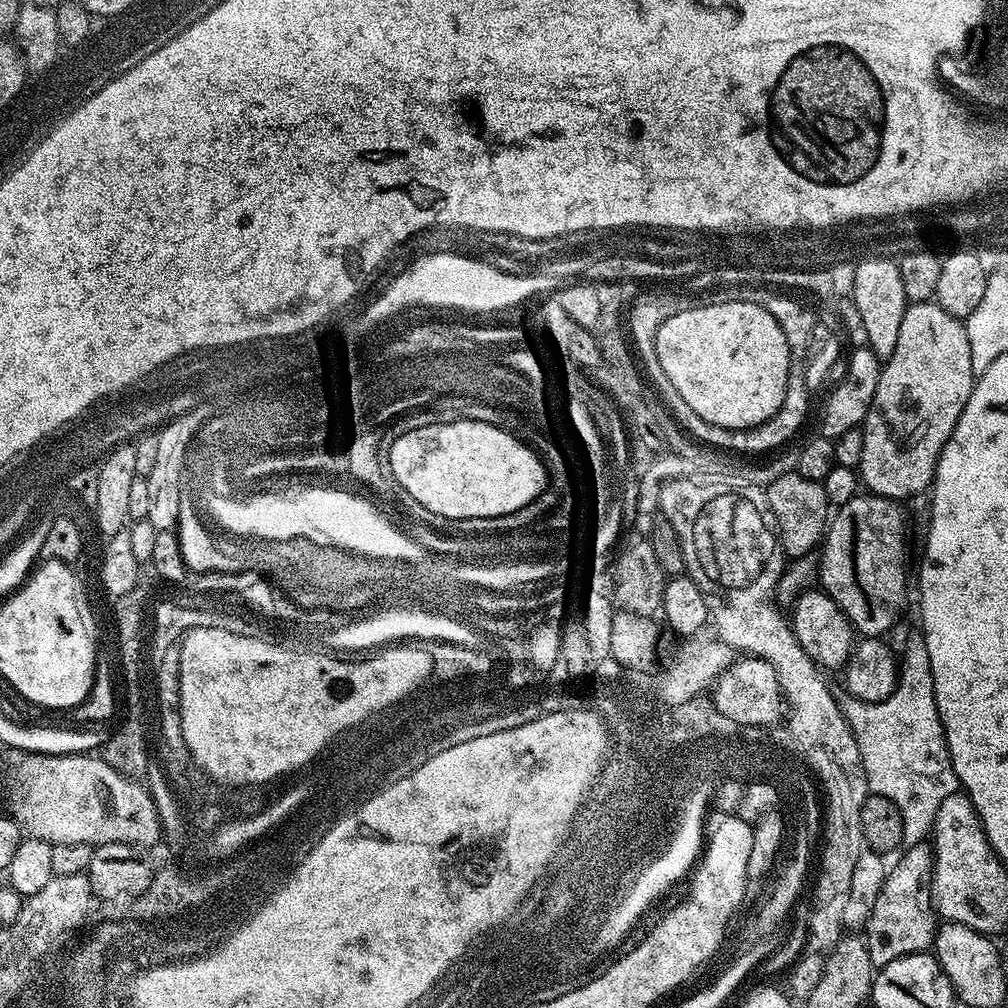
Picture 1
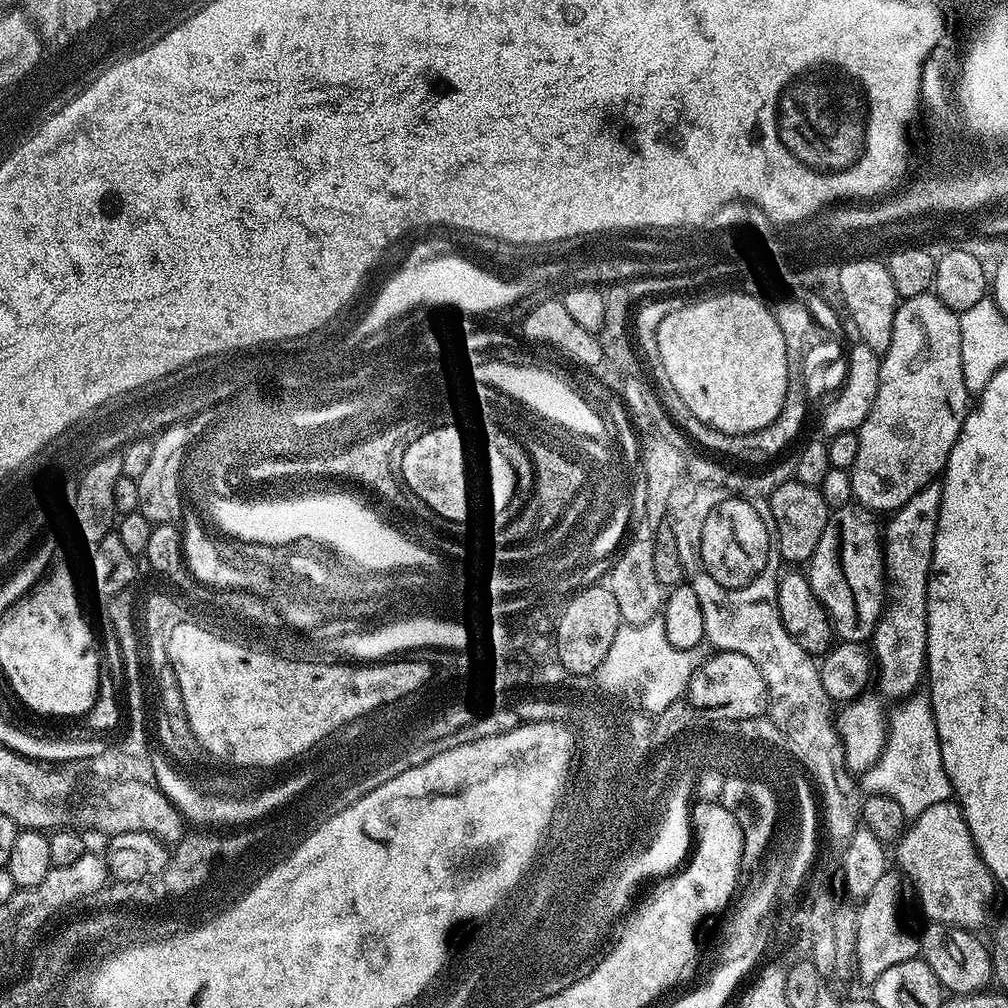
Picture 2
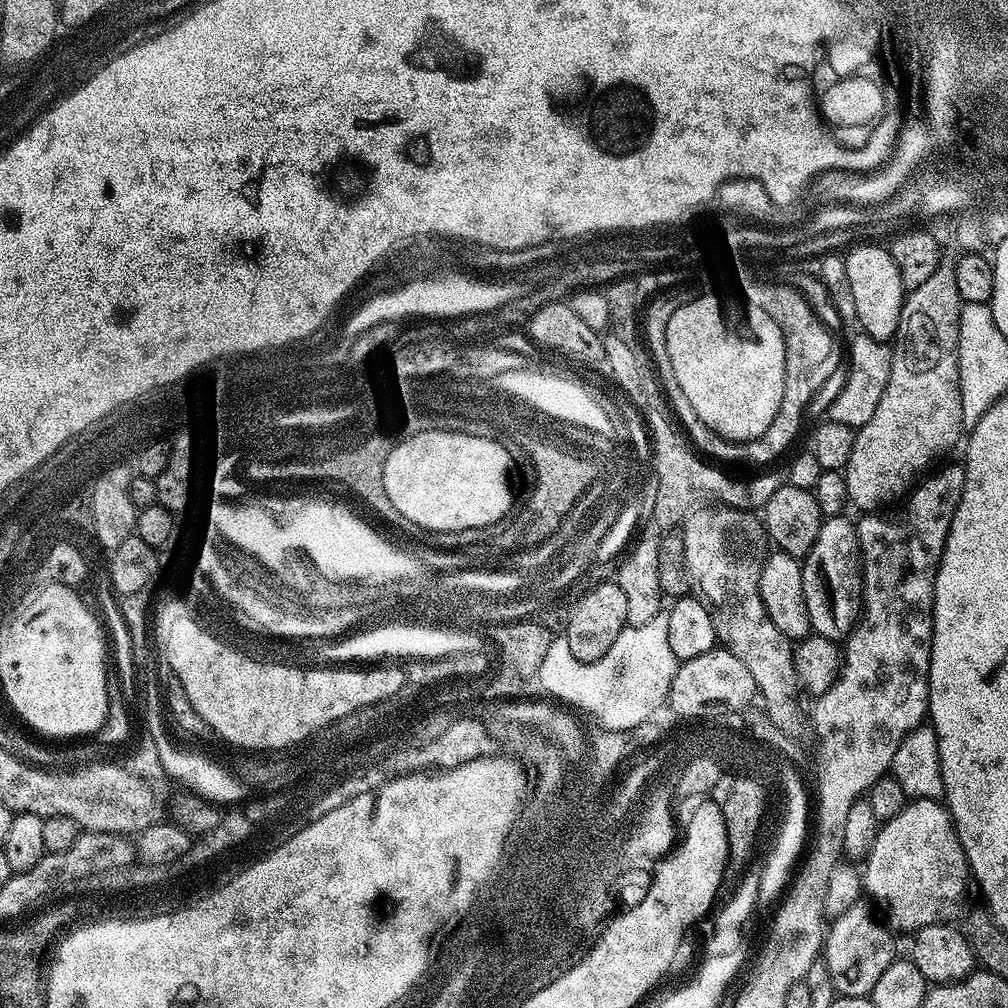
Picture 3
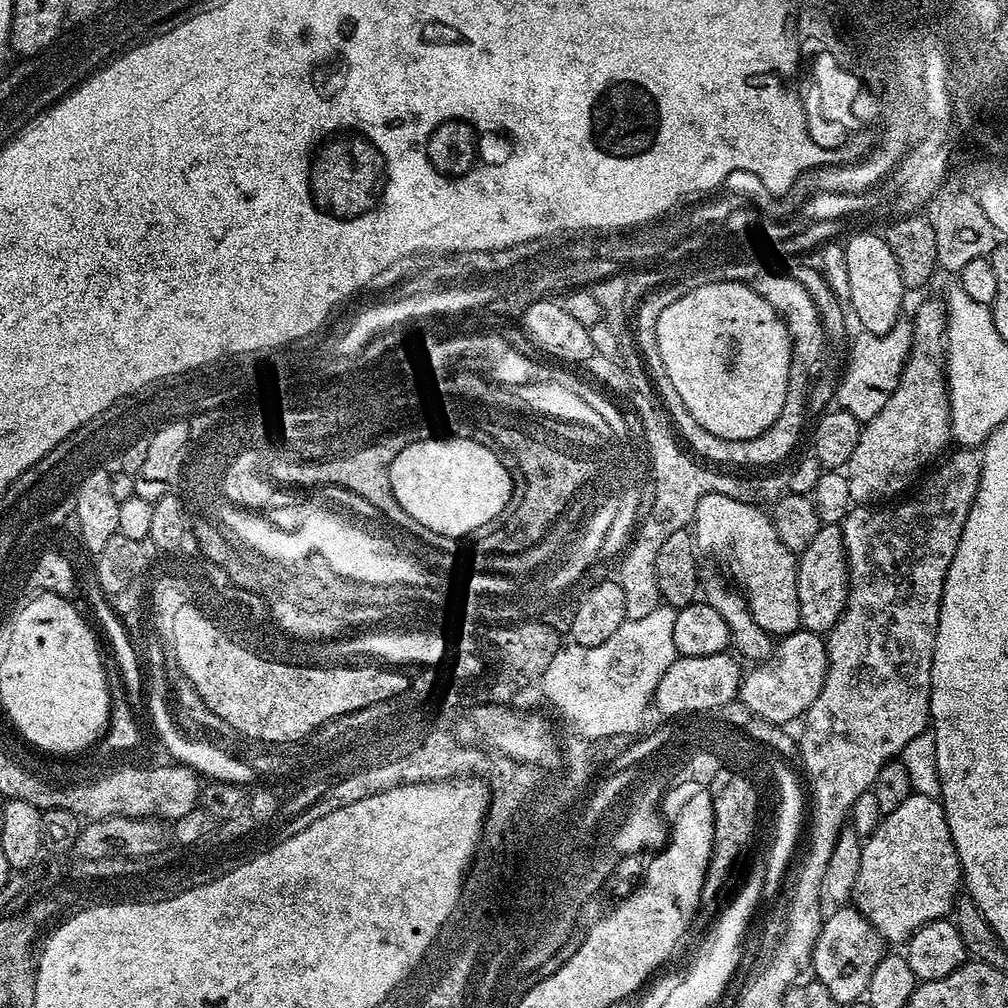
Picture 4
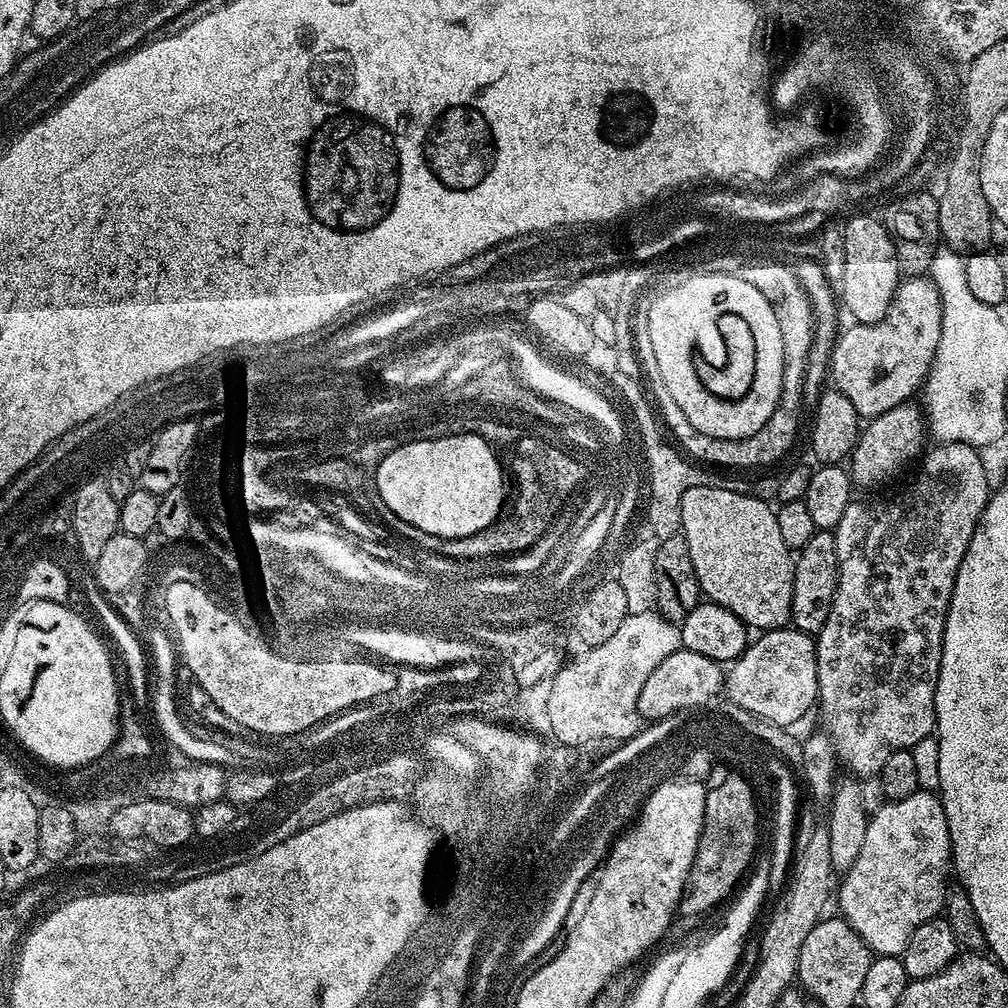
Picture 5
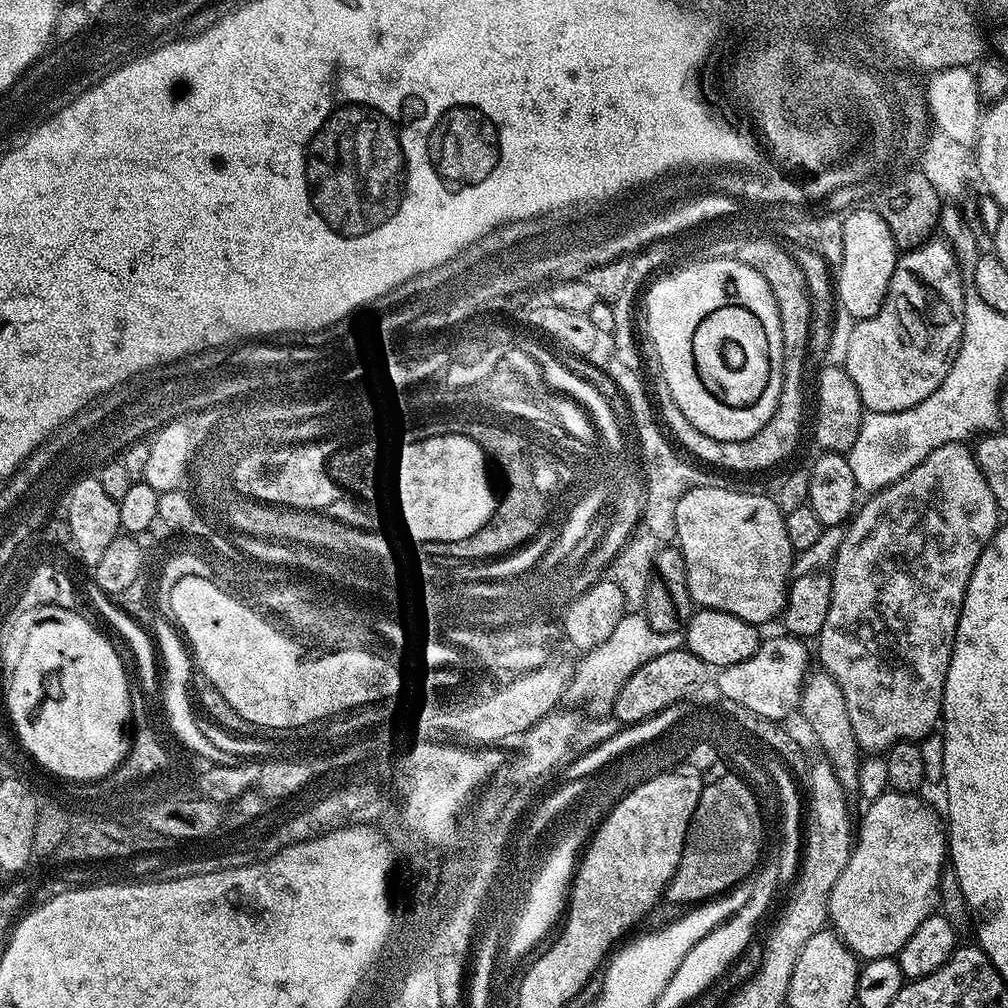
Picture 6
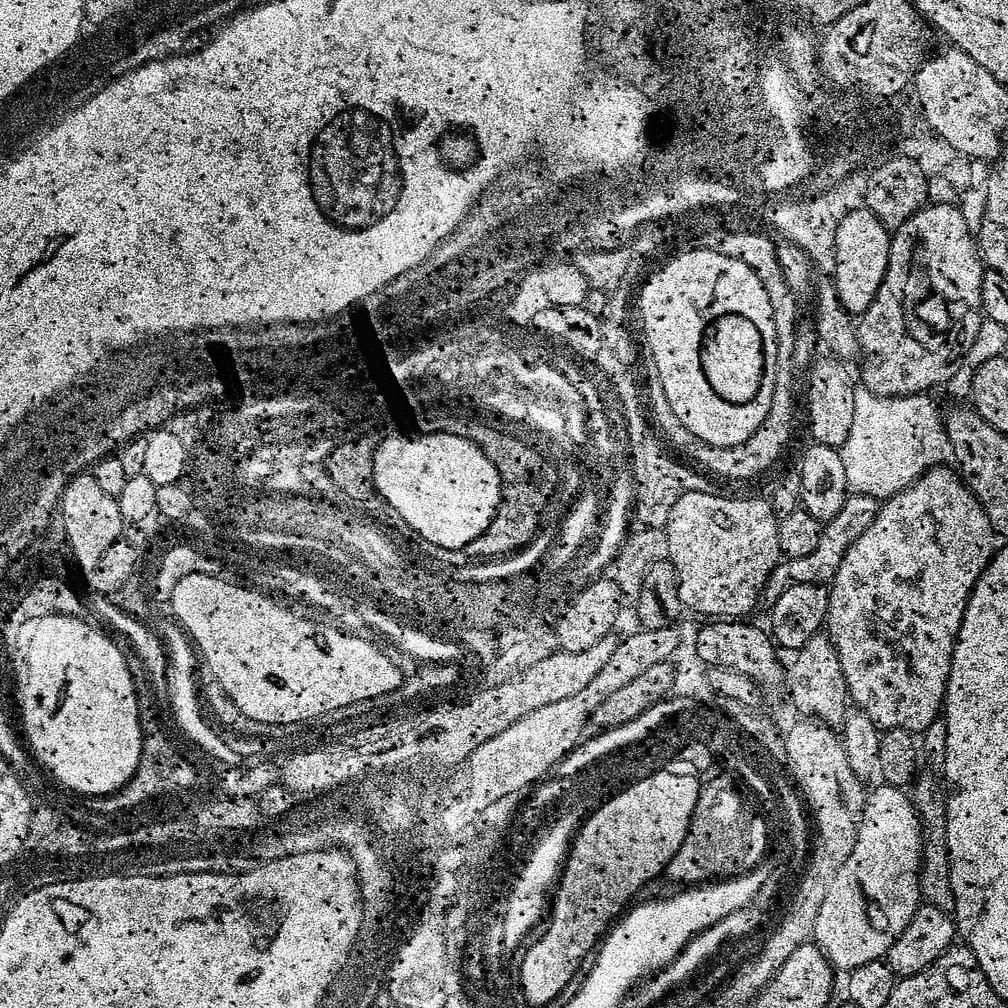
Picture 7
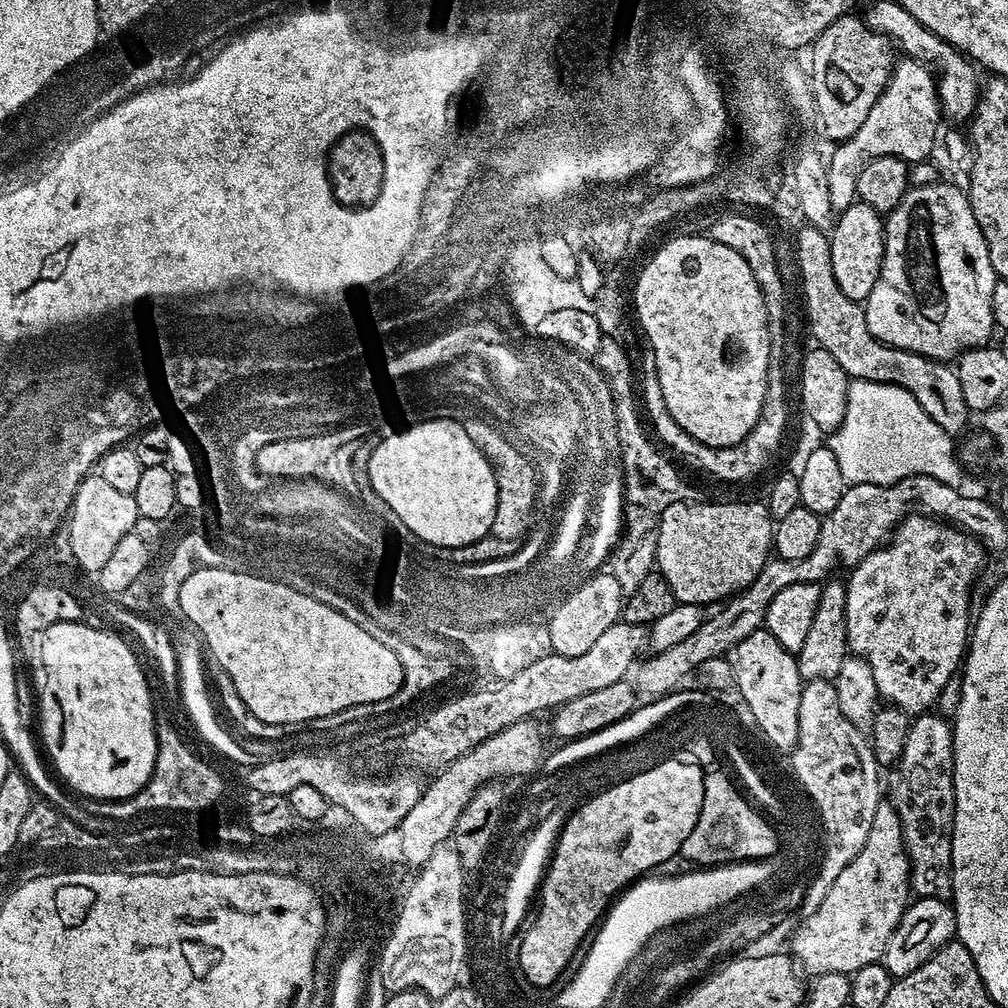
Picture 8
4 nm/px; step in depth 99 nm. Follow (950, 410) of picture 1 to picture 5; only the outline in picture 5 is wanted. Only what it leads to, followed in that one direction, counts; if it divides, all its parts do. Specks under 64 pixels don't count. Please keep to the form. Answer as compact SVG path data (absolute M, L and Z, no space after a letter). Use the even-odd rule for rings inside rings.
M912 402L899 404L867 421L868 428L866 424L850 457L850 475L859 487L861 484L864 488L880 488L890 483L907 466L908 460L914 459L916 455L919 457L925 451L926 417L914 405Z

